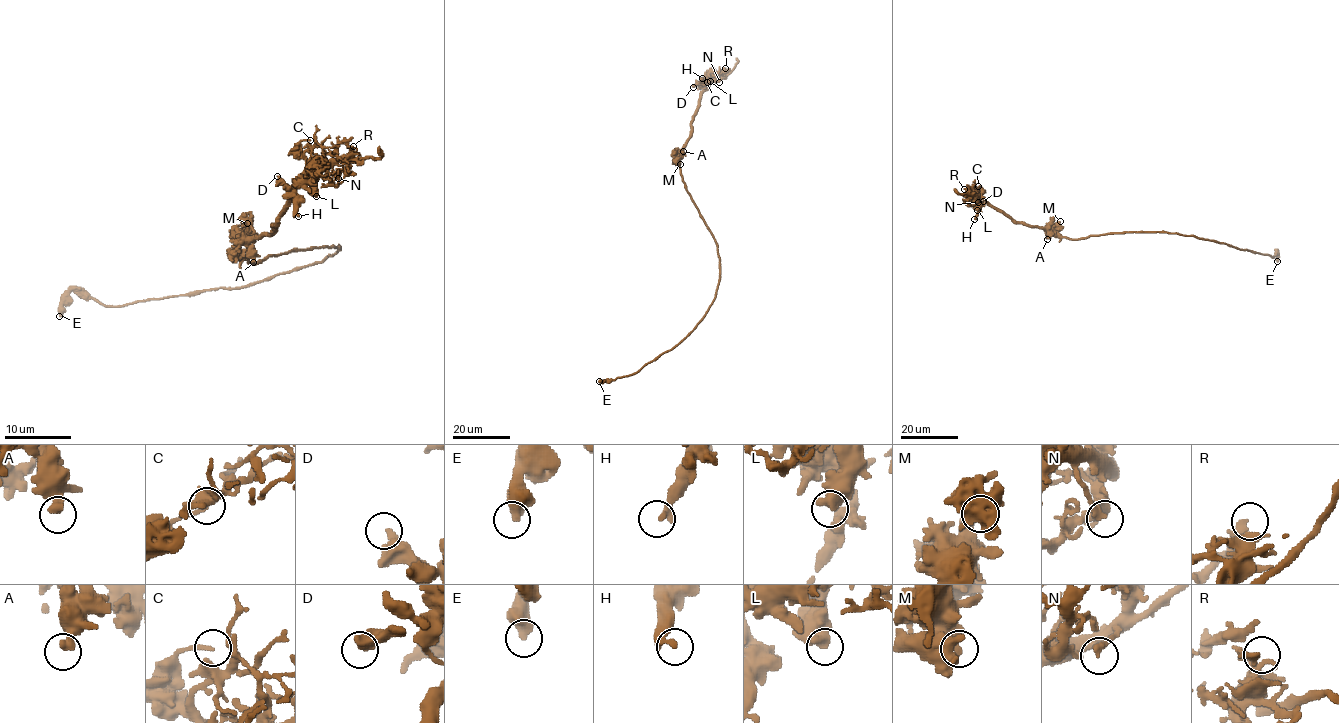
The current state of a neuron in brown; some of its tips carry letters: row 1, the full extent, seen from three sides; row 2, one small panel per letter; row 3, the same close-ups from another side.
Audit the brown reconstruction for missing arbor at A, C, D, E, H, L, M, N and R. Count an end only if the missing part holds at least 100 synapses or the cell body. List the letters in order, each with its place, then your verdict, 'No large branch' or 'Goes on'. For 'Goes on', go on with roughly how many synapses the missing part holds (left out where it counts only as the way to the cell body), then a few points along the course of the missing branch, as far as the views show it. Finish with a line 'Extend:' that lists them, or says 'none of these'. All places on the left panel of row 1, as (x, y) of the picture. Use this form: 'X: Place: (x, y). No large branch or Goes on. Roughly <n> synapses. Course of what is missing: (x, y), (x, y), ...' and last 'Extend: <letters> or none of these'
A: Place: (253, 262). No large branch
C: Place: (310, 140). No large branch
D: Place: (277, 176). No large branch
E: Place: (59, 316). No large branch
H: Place: (298, 216). No large branch
L: Place: (316, 196). No large branch
M: Place: (247, 223). No large branch
N: Place: (338, 178). No large branch
R: Place: (353, 146). No large branch
Extend: none of these

